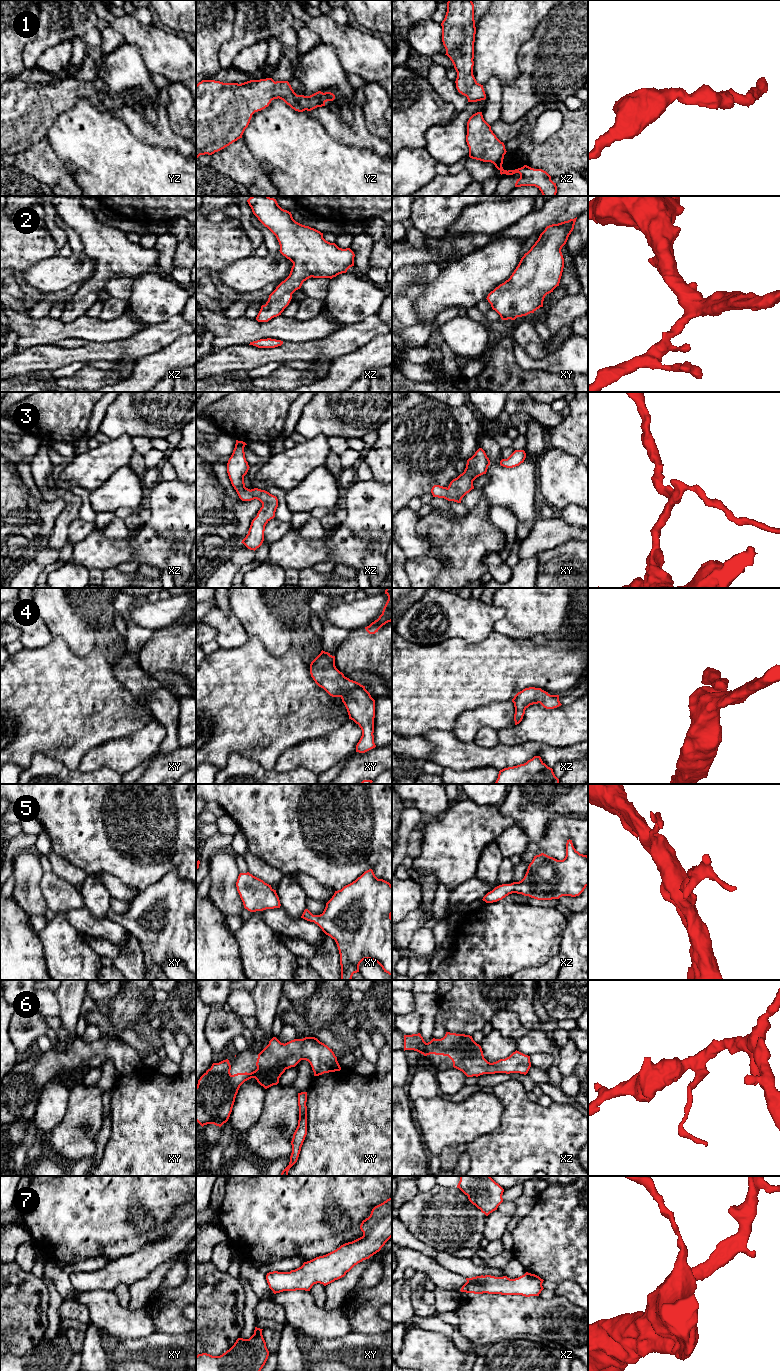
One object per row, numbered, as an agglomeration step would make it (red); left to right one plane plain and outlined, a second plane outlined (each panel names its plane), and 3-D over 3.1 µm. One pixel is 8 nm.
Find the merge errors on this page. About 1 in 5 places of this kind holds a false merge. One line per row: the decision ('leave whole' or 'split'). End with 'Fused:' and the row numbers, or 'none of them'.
1: leave whole
2: leave whole
3: leave whole
4: leave whole
5: leave whole
6: leave whole
7: leave whole
Fused: none of them

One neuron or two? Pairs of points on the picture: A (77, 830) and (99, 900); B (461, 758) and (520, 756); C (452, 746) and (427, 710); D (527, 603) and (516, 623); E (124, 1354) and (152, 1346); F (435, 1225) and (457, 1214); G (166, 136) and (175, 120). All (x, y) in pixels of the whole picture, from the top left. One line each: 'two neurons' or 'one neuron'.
A: two neurons
B: one neuron
C: two neurons
D: one neuron
E: one neuron
F: one neuron
G: two neurons

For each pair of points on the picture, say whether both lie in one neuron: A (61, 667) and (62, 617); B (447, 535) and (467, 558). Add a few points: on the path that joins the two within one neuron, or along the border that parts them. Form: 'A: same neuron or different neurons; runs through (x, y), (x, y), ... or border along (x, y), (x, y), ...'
A: different neurons; border along (53, 636), (61, 636), (68, 647), (77, 654)
B: same neuron; runs through (453, 541), (464, 552)

